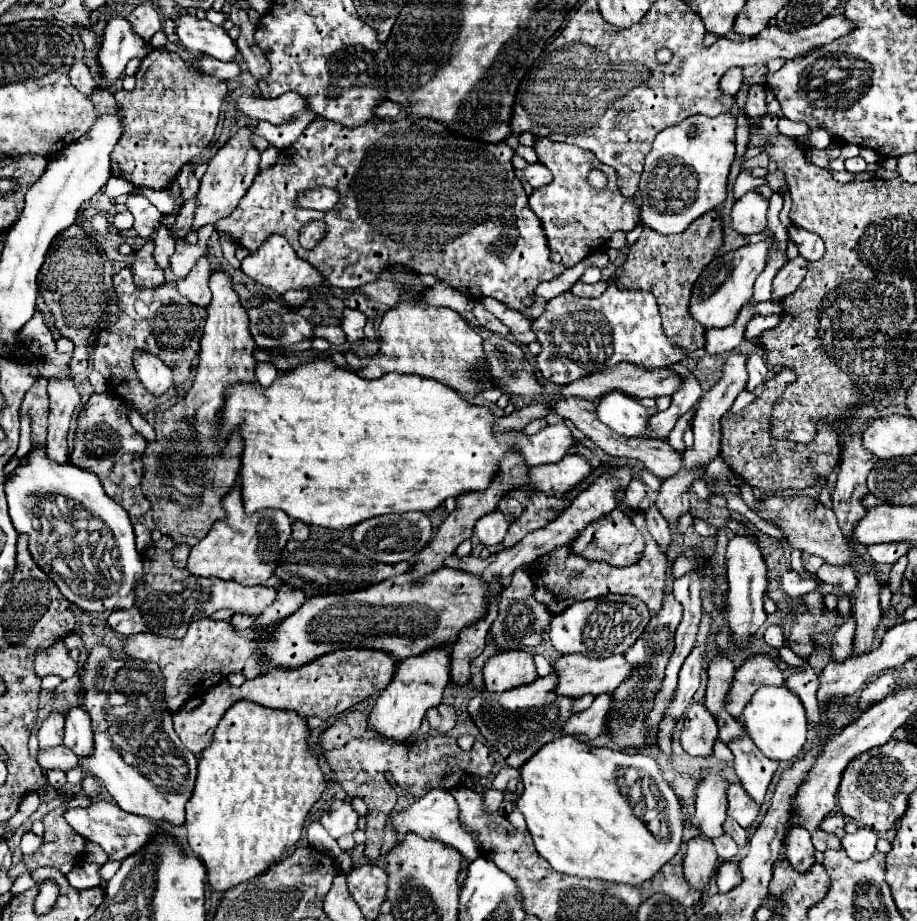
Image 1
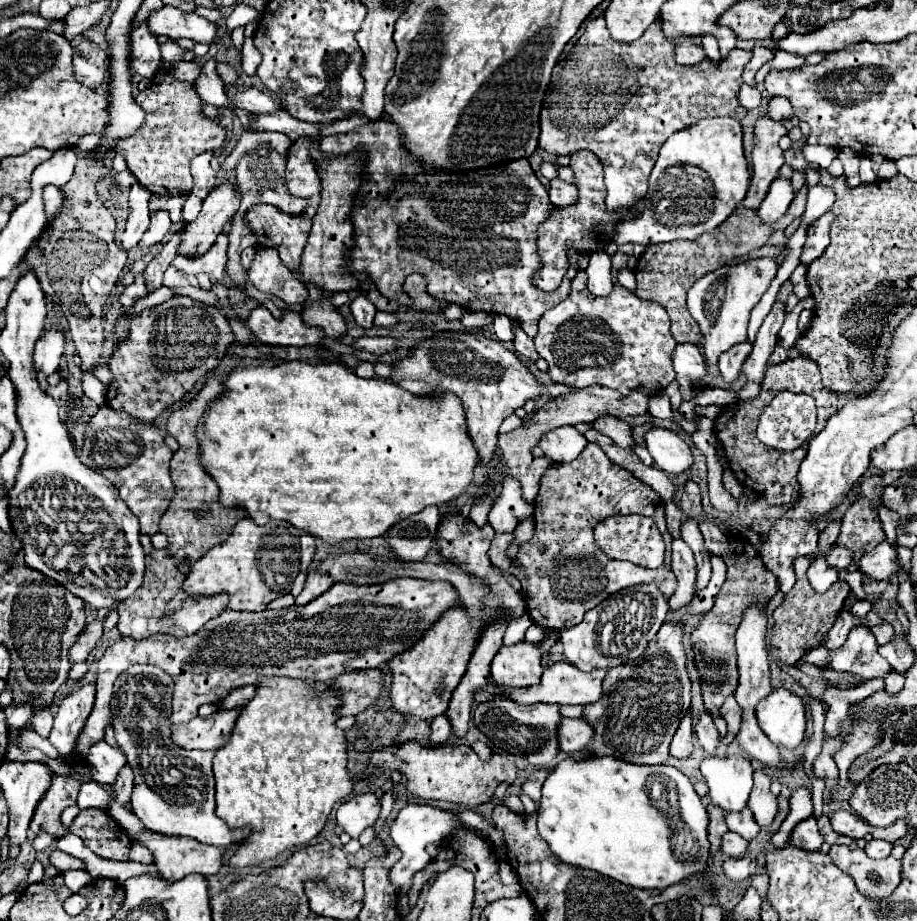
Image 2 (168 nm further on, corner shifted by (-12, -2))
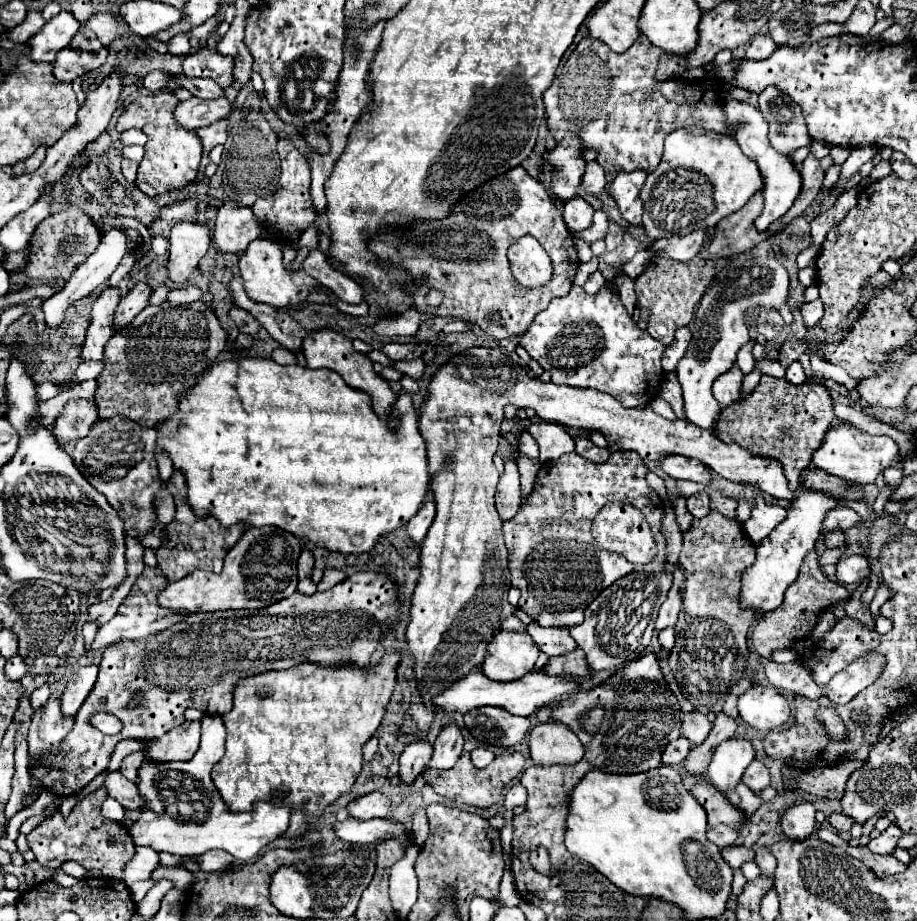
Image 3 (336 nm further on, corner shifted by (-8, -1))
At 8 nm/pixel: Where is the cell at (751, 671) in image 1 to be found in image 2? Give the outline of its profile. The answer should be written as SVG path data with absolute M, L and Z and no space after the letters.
M727 696L725 704L721 706L721 716L727 720L727 728L729 728L729 734L727 734L727 738L723 738L723 744L733 742L733 738L741 726L741 714L743 712L741 712L741 706L737 704L735 696Z

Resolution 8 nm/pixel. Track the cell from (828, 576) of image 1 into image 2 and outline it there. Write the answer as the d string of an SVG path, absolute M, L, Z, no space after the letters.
M833 548L825 560L829 562L829 566L837 568L839 572L847 572L847 568L853 564L853 554L847 548Z

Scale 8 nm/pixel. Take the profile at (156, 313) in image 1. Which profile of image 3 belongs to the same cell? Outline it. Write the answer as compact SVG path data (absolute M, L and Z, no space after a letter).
M167 301L159 307L145 307L131 323L129 329L117 331L105 345L105 367L97 377L95 403L99 409L99 419L111 419L121 415L143 427L155 427L169 415L177 411L177 393L189 387L195 377L205 371L227 347L227 335L217 323L213 311L203 303L195 301L185 307L171 307Z

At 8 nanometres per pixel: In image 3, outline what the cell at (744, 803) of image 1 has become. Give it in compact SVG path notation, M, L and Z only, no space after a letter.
M755 759L755 761L747 767L747 771L745 771L745 775L743 775L743 783L749 785L753 791L761 791L761 789L769 787L769 771L767 771L765 763L761 763L761 761Z

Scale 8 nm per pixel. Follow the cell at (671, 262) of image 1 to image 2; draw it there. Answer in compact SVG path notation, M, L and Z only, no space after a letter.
M803 186L797 192L787 214L777 224L771 224L771 226L761 224L755 210L737 208L723 224L717 226L717 232L707 232L705 236L699 236L697 240L675 240L675 242L663 242L663 244L647 246L645 252L641 254L641 258L637 260L637 266L635 266L635 280L637 280L635 294L641 296L643 300L645 298L657 300L661 306L665 306L667 314L671 318L671 332L673 332L673 338L677 342L701 344L703 334L697 328L697 322L691 318L689 310L685 308L687 290L701 276L705 276L705 272L713 272L713 270L725 266L725 262L731 262L733 258L749 254L751 250L763 246L769 240L769 234L773 230L785 230L805 210L805 196L807 196L807 186Z

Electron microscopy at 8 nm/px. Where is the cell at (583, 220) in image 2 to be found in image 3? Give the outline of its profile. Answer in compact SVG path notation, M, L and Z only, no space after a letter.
M531 235L521 237L509 247L509 263L513 277L525 287L543 287L553 275L545 249Z

